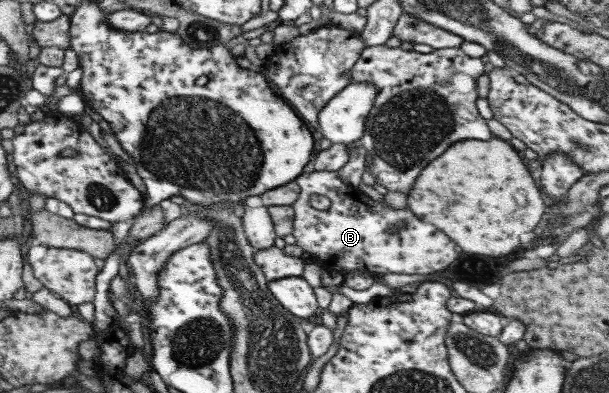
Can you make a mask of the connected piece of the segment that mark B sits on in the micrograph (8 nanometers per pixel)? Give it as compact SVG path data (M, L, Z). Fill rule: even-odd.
M307 168L294 179L300 188L297 200L290 204L293 213L291 234L295 238L295 243L303 251L310 252L313 263L319 266L320 270L327 270L331 274L340 273L344 275L349 271L362 272L373 278L373 275L383 275L387 272L391 274L421 274L427 275L431 272L444 270L449 262L457 258L455 244L437 228L423 224L413 212L407 207L404 209L389 209L383 205L383 201L371 200L351 185L344 184L337 177L337 171L307 171ZM309 196L325 196L331 204L325 210L316 210L309 205ZM396 222L405 222L405 227L399 229L397 233L390 233L389 228Z

